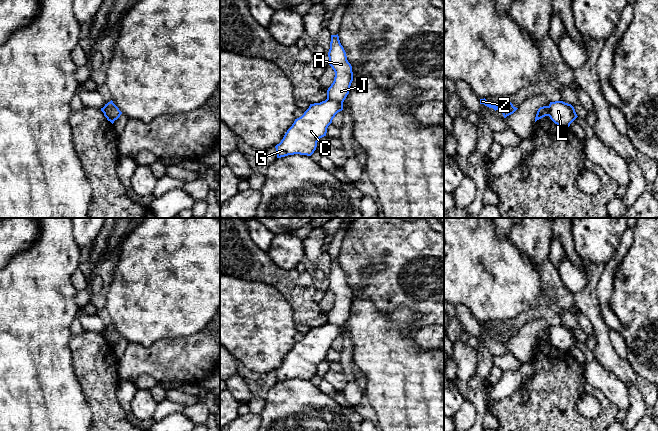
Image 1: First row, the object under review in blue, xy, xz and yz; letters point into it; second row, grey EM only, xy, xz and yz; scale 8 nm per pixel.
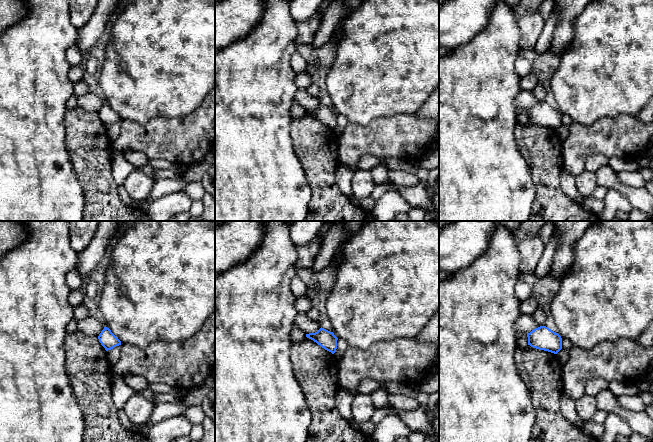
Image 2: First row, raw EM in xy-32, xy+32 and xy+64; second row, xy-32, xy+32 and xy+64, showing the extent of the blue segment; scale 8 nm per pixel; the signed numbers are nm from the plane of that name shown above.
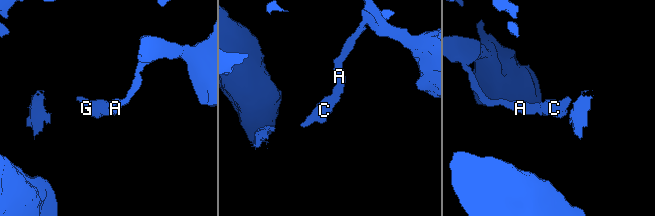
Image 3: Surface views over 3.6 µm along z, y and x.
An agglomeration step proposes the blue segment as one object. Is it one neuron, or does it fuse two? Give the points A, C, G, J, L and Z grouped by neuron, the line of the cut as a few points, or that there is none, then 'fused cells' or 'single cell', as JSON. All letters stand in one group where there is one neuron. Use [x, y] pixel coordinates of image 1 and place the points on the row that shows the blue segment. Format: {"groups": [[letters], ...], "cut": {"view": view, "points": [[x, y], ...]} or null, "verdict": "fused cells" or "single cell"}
{"groups": [["A", "J", "Z"], ["C", "G", "L"]], "cut": {"view": "xy", "points": [[105, 104], [105, 110], [114, 120]]}, "verdict": "fused cells"}

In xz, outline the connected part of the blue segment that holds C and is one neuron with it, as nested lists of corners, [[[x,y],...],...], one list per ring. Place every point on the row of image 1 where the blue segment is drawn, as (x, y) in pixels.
[[[328,98],[320,103],[310,104],[275,146],[277,158],[294,154],[311,156],[316,150],[318,140],[326,136],[328,126],[342,110],[343,103]]]

